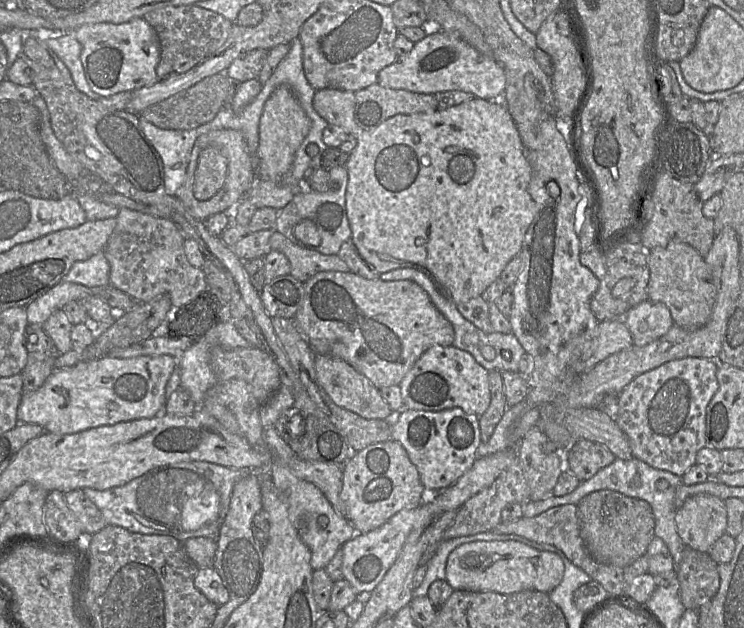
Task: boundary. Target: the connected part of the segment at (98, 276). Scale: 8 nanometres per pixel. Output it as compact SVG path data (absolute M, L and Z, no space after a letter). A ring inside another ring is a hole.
M104 250L85 261L75 262L64 281L87 287L107 287L110 285L110 266Z

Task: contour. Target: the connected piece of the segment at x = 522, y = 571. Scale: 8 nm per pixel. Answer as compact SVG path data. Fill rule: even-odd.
M475 541L462 544L448 556L446 582L454 590L513 594L520 591L550 593L562 581L564 563L551 552L513 541Z

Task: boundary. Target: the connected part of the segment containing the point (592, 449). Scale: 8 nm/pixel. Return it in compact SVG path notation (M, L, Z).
M580 439L572 443L565 454L565 468L580 481L593 477L599 470L616 459L615 455L604 445Z

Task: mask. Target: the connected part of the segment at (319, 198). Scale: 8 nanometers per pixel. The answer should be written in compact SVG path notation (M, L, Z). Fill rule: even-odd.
M336 167L331 169L329 174L331 179L338 183L338 189L326 193L319 193L309 190L302 184L301 190L296 192L293 199L284 208L279 210L274 229L299 246L315 249L325 255L338 255L342 244L351 239L352 236L345 207L348 172L346 167ZM304 219L313 221L317 226L321 236L319 246L306 246L296 238L294 233L295 226Z

